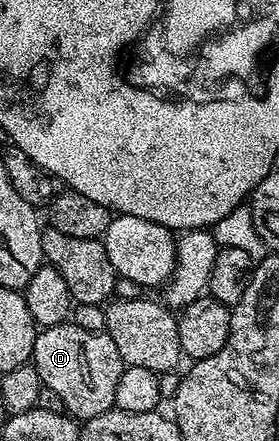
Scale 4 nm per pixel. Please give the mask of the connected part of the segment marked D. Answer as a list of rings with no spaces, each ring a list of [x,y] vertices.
[[[73,323],[48,325],[40,328],[35,334],[35,346],[31,352],[31,361],[37,375],[41,375],[43,387],[49,391],[57,391],[64,410],[76,422],[88,421],[115,408],[117,379],[121,379],[125,366],[113,339],[107,332],[85,331],[85,327],[77,327]]]

